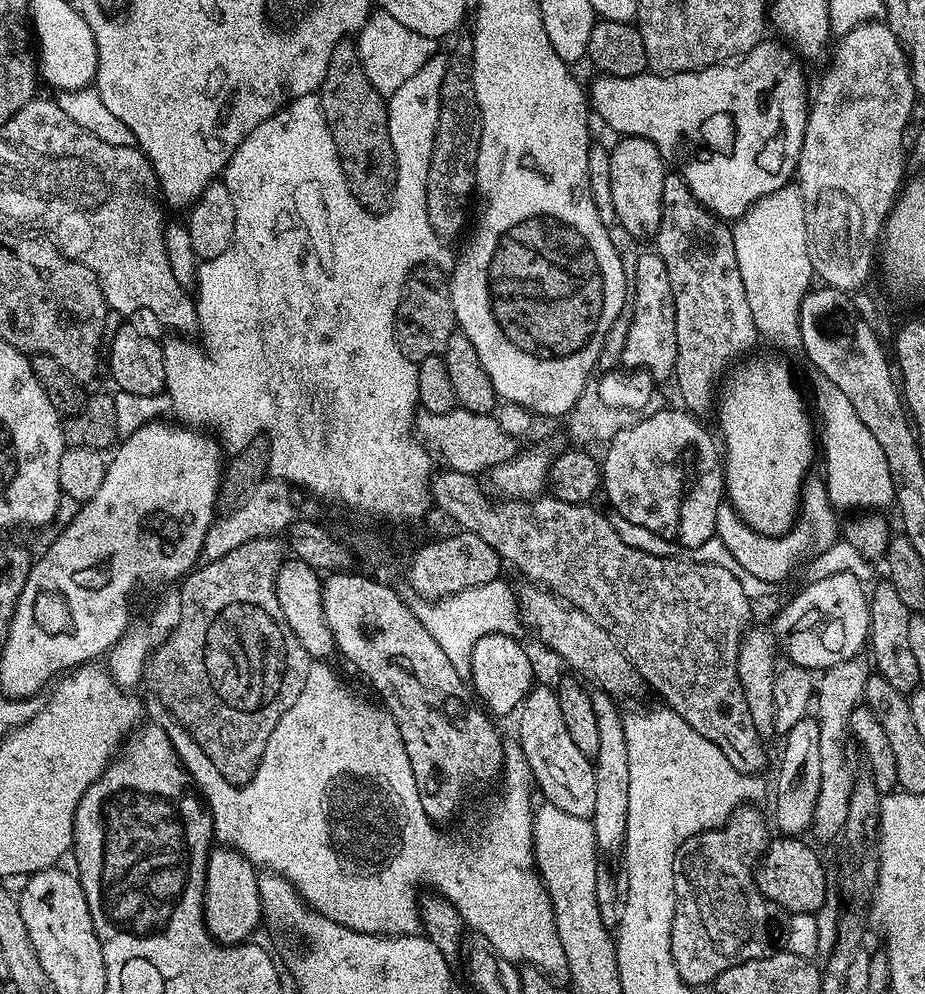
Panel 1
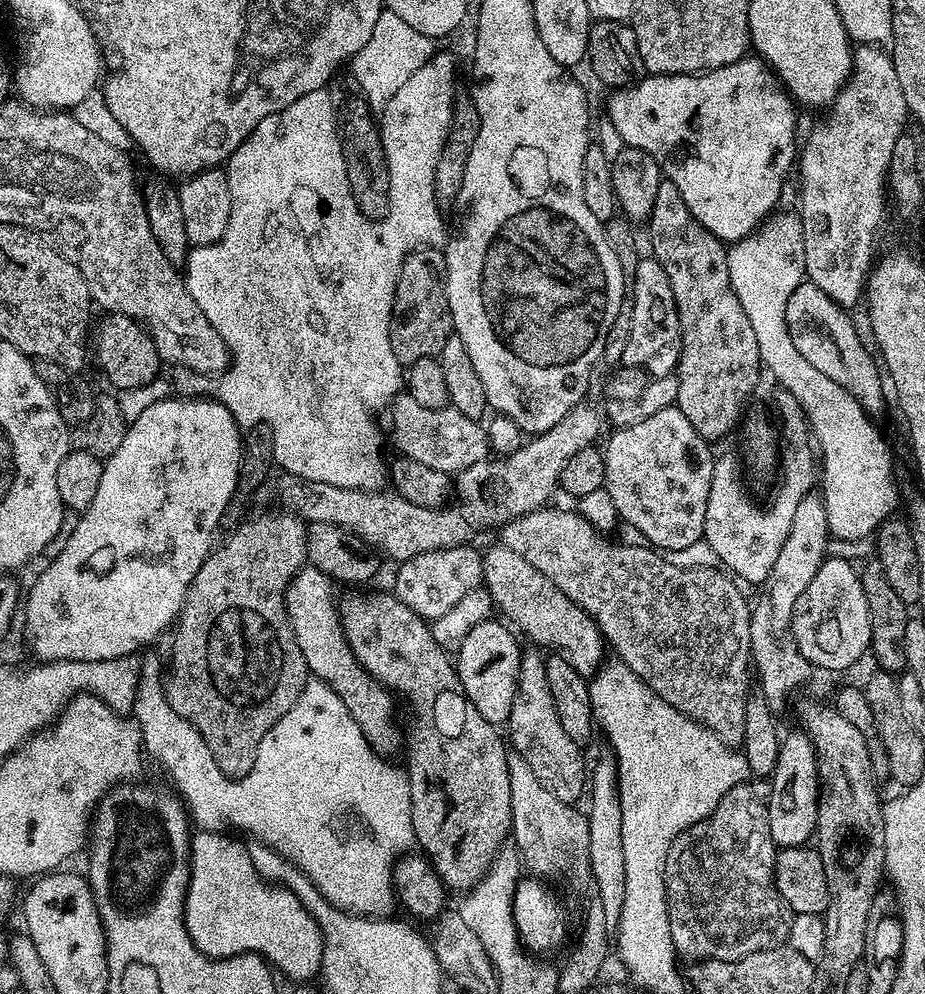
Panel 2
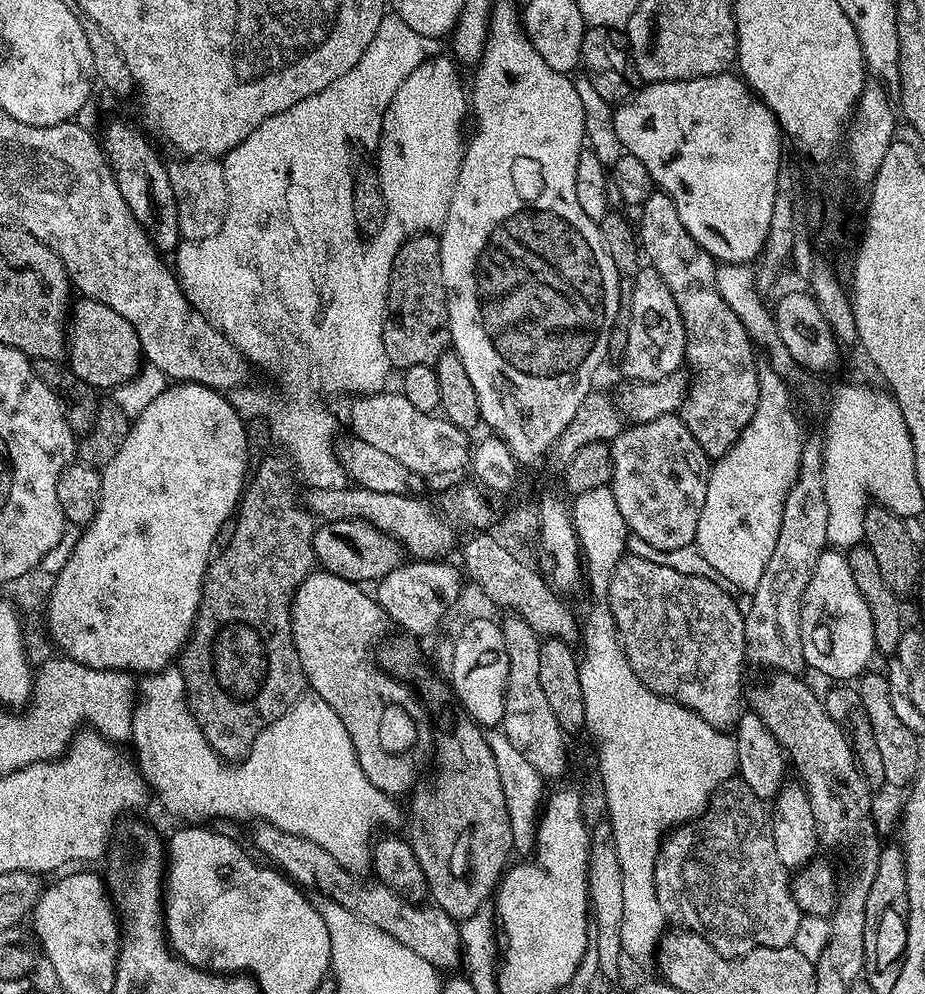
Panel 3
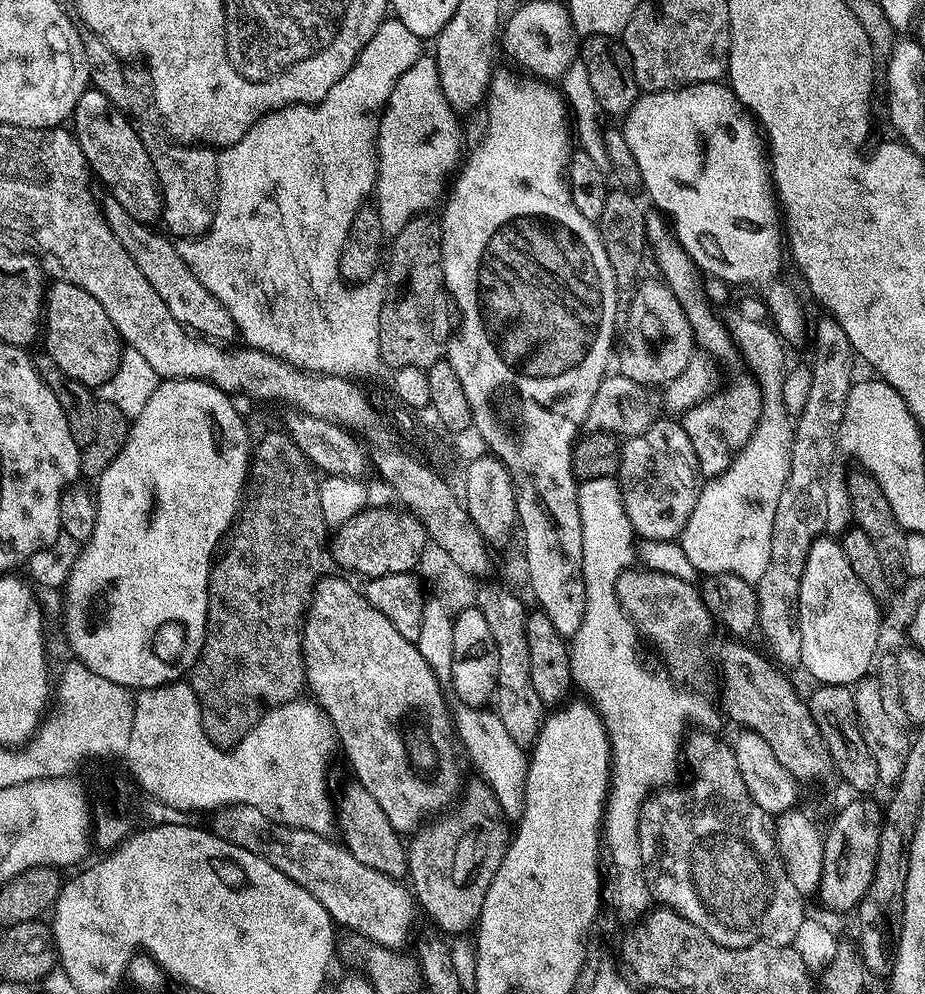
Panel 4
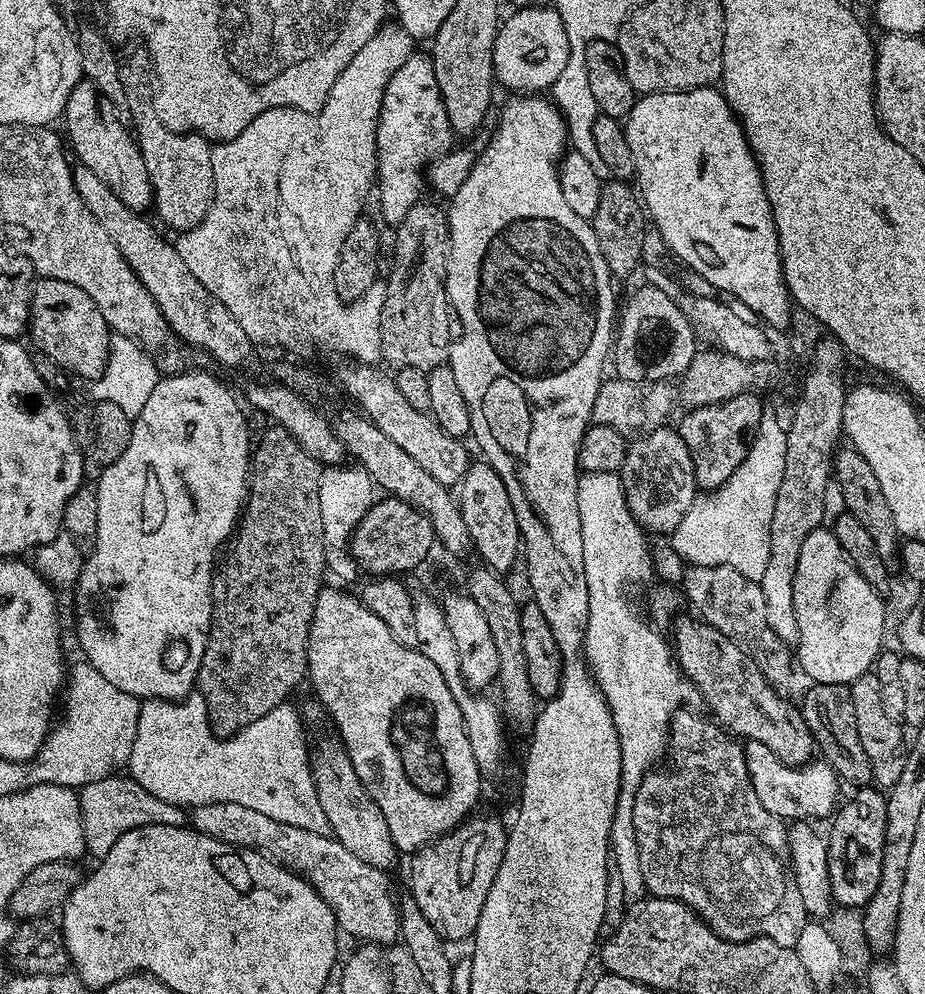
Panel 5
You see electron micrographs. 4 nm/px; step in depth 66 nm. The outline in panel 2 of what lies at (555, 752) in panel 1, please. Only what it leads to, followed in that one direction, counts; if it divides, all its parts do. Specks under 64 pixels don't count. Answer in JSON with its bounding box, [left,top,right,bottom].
[506,646,586,805]

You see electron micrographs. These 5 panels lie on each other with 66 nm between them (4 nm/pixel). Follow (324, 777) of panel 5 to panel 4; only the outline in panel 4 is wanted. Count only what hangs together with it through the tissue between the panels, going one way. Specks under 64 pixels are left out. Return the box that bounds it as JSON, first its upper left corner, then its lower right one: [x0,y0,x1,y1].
[338,783,408,879]

